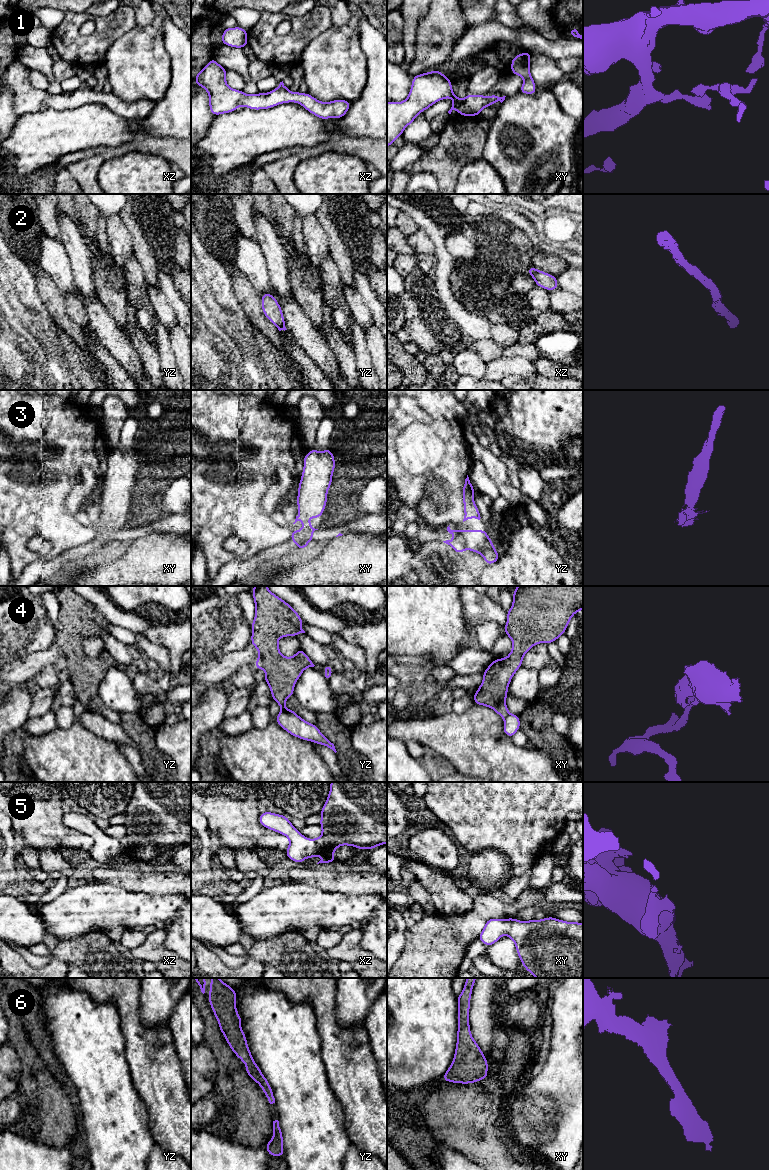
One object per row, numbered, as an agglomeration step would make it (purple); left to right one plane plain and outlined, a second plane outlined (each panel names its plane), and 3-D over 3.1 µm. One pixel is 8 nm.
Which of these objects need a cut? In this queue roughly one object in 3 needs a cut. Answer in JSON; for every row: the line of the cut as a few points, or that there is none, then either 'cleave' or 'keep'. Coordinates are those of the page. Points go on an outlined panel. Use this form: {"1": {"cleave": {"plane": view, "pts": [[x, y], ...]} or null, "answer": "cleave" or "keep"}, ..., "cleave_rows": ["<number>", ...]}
{"1": {"cleave": null, "answer": "keep"}, "2": {"cleave": null, "answer": "keep"}, "3": {"cleave": null, "answer": "keep"}, "4": {"cleave": {"plane": "yz", "pts": [[282, 710], [287, 710], [297, 715]]}, "answer": "cleave"}, "5": {"cleave": null, "answer": "keep"}, "6": {"cleave": null, "answer": "keep"}, "cleave_rows": ["4"]}

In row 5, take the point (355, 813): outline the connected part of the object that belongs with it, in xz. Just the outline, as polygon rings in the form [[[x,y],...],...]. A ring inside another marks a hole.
[[[331,782],[327,800],[319,814],[322,834],[315,839],[304,837],[285,815],[266,811],[260,814],[258,821],[263,827],[288,838],[290,845],[285,852],[290,860],[302,864],[306,858],[322,856],[317,864],[333,863],[337,861],[333,853],[342,845],[363,851],[387,844],[387,782]]]

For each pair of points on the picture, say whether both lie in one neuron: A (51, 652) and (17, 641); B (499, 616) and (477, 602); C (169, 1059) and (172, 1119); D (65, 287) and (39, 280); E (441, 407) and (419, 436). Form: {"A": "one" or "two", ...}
{"A": "two", "B": "one", "C": "one", "D": "two", "E": "two"}

